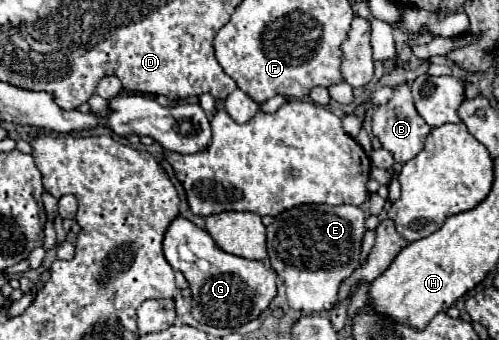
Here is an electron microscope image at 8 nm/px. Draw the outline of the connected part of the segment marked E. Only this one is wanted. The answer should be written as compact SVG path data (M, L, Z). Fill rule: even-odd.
M307 204L281 212L275 216L273 224L267 226L267 250L273 270L287 286L287 304L301 314L323 314L337 304L337 292L345 278L353 274L359 266L361 240L365 234L365 214L357 206L327 206L327 204Z

